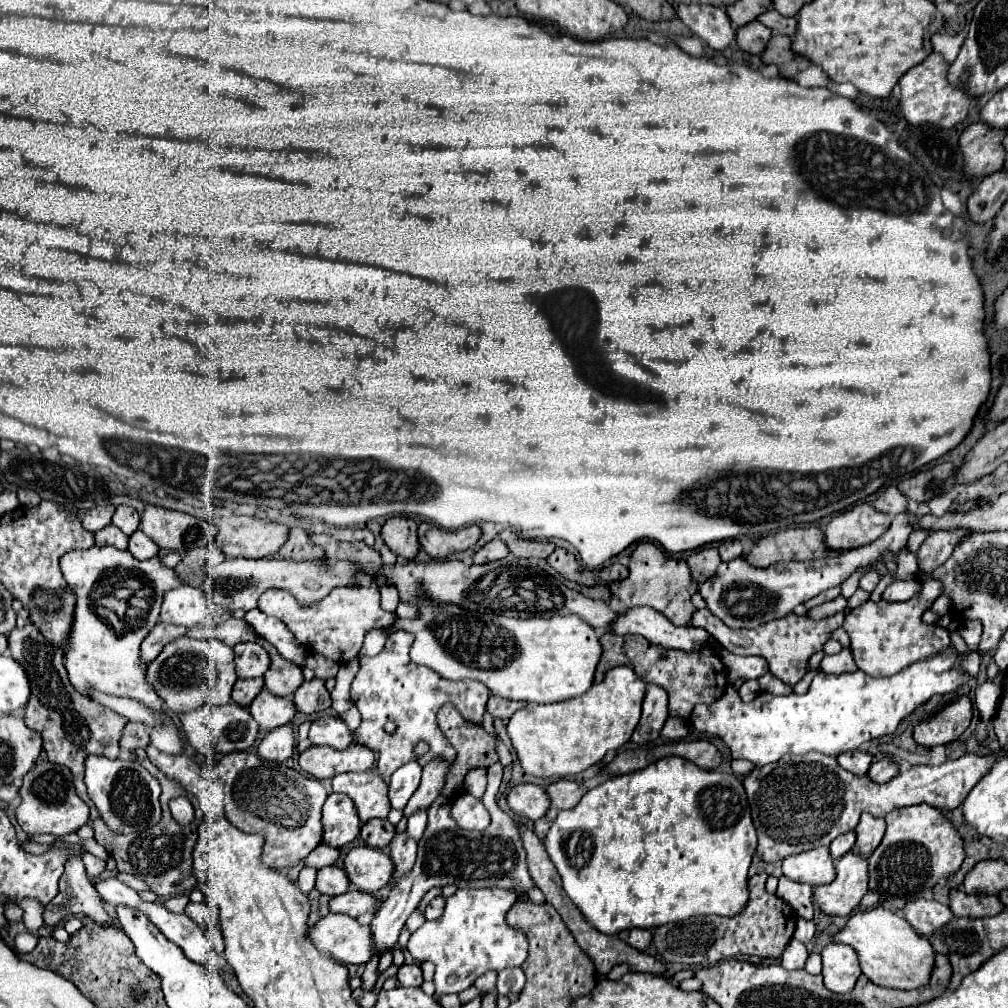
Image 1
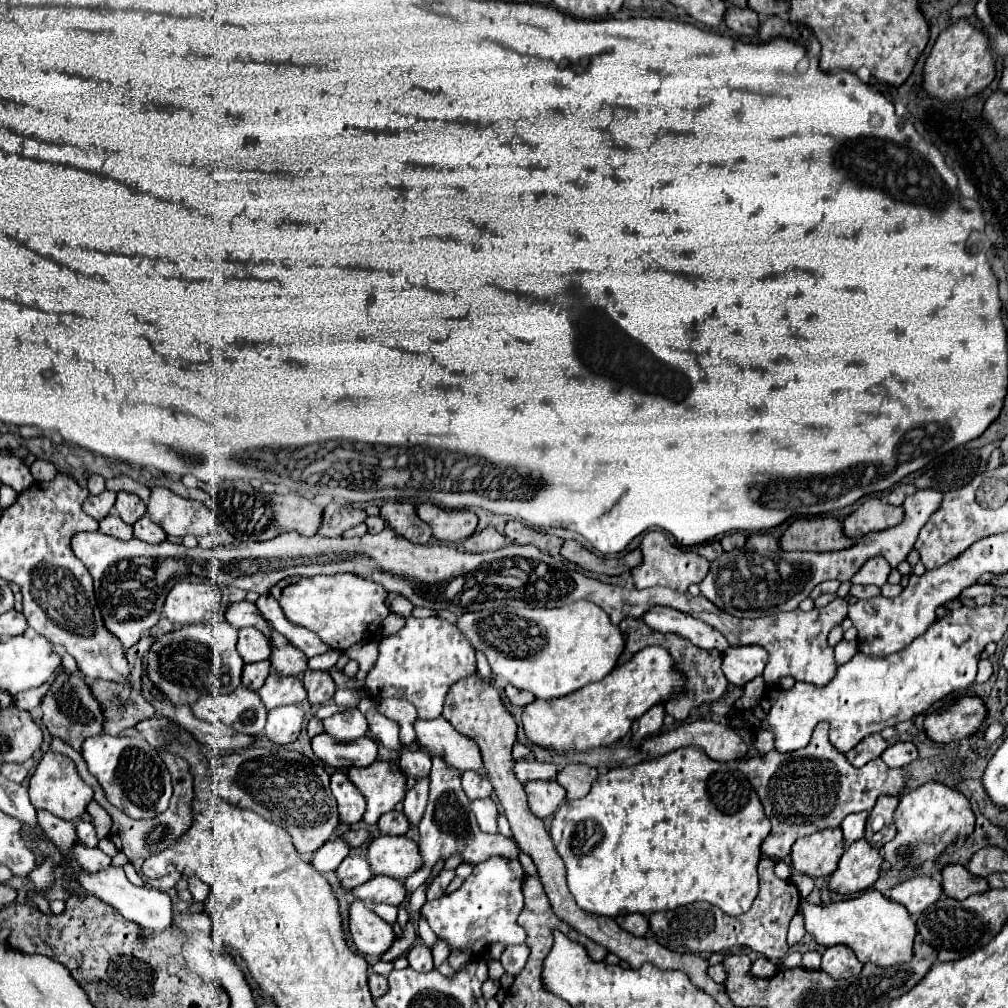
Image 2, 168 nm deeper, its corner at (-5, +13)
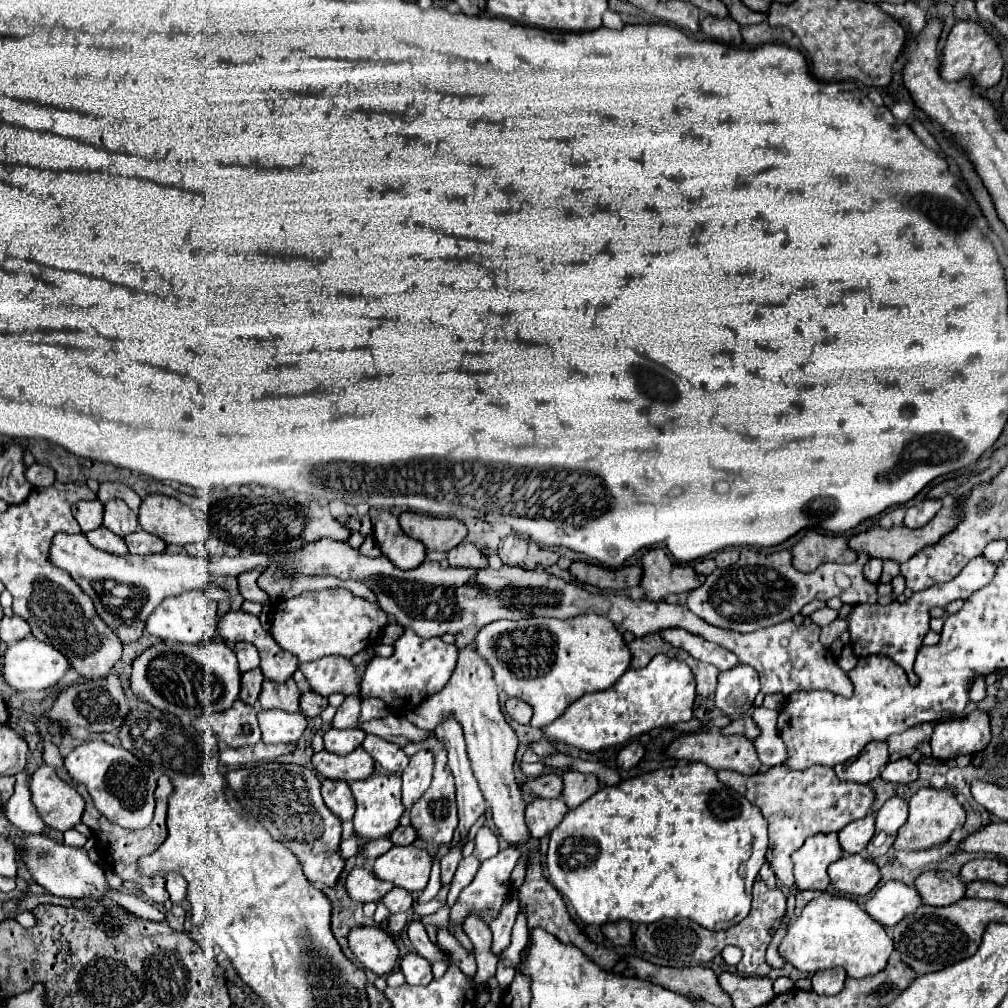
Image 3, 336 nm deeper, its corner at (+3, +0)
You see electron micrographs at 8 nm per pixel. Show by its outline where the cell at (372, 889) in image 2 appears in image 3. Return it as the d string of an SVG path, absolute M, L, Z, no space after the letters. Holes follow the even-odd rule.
M394 888L382 898L382 902L390 910L390 914L398 914L398 912L406 912L414 904L414 896L410 892L404 892L402 888Z

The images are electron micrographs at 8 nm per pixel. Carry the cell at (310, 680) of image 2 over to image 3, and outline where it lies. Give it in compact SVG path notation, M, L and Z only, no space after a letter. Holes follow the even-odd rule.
M304 692L300 698L300 712L308 718L312 716L320 716L320 712L328 706L328 700L316 692Z

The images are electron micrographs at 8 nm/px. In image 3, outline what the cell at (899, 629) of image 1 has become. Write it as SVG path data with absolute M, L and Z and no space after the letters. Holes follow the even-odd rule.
M978 556L972 562L968 562L968 566L954 580L946 584L936 584L924 592L916 592L904 604L900 602L890 602L886 606L858 604L848 616L848 632L850 632L854 654L856 656L870 656L870 654L890 656L894 662L898 662L902 668L910 672L914 666L914 658L922 646L922 640L926 632L930 630L928 628L930 608L934 606L944 608L948 602L958 600L958 598L966 600L974 590L986 586L994 578L994 572L996 572L996 564L988 562L984 556Z

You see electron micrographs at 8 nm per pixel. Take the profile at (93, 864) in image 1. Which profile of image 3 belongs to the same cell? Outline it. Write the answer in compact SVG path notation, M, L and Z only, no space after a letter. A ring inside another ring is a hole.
M70 828L64 832L64 844L66 846L76 846L76 848L82 848L86 844L86 836L82 836L78 830Z

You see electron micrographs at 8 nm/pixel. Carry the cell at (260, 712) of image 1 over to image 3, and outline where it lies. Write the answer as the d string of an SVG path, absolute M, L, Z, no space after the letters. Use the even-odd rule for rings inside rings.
M294 678L286 680L284 684L264 680L258 702L260 702L260 708L280 708L286 712L298 712L300 710L300 690Z

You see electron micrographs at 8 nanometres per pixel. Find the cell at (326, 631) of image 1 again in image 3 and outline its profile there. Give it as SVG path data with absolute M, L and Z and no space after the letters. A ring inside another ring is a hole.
M326 588L322 592L306 592L302 596L278 602L274 606L274 640L288 652L296 654L300 662L312 662L328 654L354 656L360 650L372 646L380 630L388 624L388 614L364 598L354 596L346 588Z

